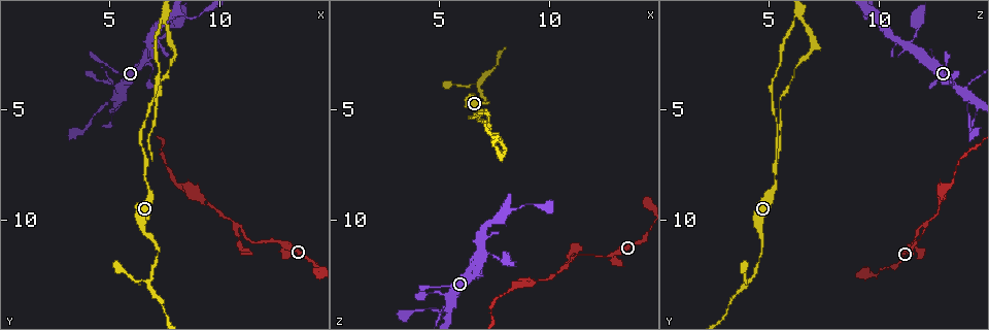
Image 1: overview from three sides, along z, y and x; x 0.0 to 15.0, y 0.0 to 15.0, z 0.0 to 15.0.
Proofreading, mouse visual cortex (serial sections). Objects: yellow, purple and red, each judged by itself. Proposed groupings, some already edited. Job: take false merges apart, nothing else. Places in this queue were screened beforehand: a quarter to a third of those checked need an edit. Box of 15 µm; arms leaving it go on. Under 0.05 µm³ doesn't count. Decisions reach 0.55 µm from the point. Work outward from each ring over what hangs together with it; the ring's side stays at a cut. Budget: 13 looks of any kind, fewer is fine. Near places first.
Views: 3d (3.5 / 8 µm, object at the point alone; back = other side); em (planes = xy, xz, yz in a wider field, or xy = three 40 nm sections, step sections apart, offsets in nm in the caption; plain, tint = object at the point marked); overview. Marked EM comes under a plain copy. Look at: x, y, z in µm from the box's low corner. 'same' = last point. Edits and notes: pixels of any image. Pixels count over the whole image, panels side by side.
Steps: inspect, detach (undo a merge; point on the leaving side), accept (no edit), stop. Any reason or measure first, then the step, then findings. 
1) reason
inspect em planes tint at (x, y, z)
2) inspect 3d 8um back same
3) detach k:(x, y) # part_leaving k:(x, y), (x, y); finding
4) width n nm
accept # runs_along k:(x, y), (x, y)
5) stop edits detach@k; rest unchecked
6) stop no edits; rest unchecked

three-way junction
inspect 3d 8um at (12.5, 11.1, 11.7)

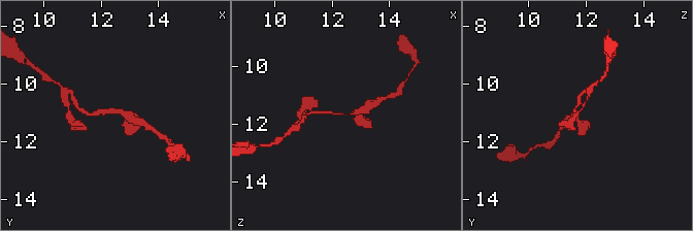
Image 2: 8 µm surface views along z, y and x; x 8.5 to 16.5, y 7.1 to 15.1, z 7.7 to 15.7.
arms 3; arm_widths 100, 250, 350 nm
inspect em xy step 3 tint at (12.5, 11.0, 11.8)

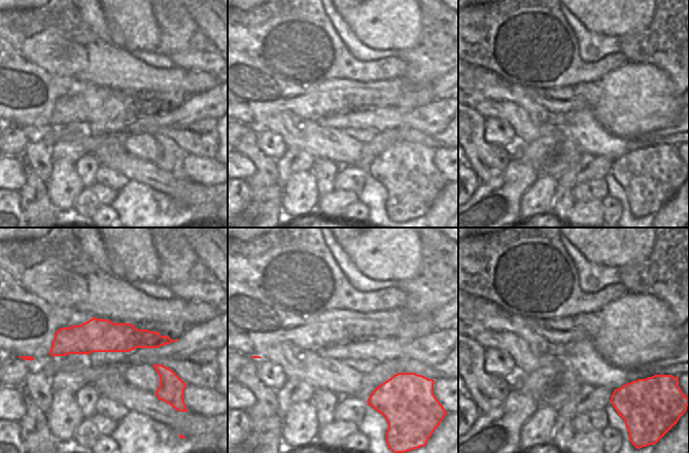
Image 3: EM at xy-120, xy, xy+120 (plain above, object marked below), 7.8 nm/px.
accept # runs_along 3:(168, 340), (77, 339), (53, 352); all the same cell

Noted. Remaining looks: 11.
a fork
inspect 3d 3.5um at (10.7, 10.2, 12.1)

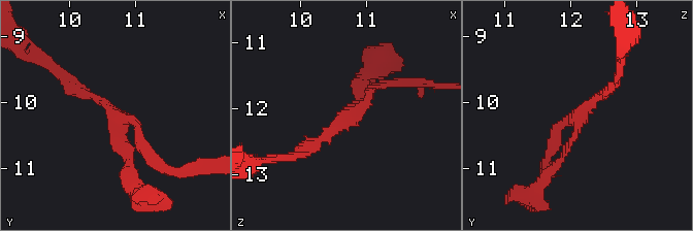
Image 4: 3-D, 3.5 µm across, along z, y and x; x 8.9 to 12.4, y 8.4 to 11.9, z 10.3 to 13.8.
arms 3; arm_widths 150, 150, 150 nm; shape alone is not enough
inspect em xy step 3 tint at (10.75, 10.20, 12.10)

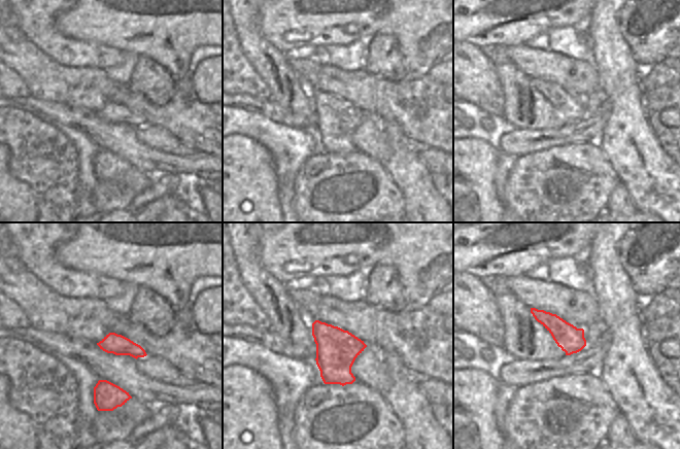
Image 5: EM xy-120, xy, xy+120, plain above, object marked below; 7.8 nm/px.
accept # runs_along 4:(155, 163), (130, 119), (69, 84); all the same cell

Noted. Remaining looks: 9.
a narrow waist
inspect 3d 3.5um at (6.9, 2.1, 11.4)

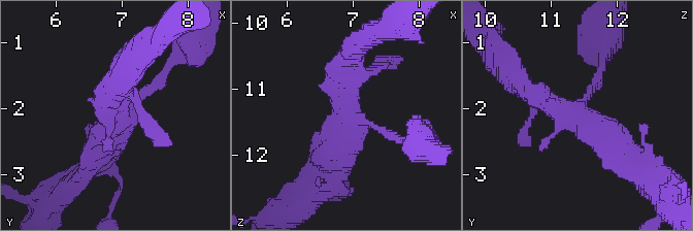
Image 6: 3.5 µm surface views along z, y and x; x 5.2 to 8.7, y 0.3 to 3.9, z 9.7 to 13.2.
inspect em planes tint at (6.85, 2.15, 11.40)

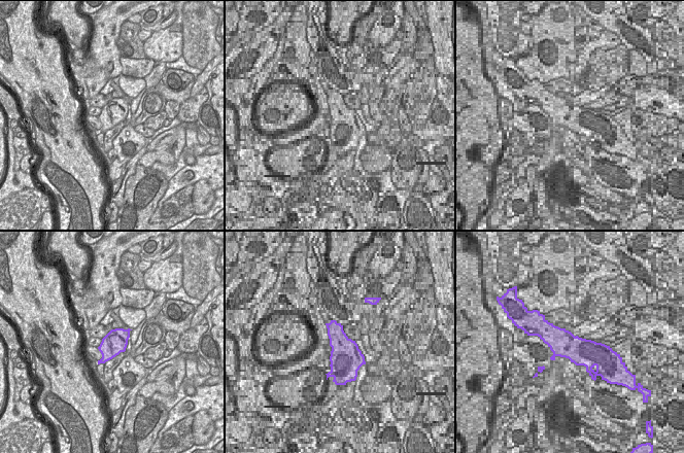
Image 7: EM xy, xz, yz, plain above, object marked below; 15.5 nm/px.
accept # runs_along 6:(631, 156), (523, 86); continuous, no second cell

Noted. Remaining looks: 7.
four or more arms meet
inspect 3d 3.5um at (5.3, 4.5, 14.0)

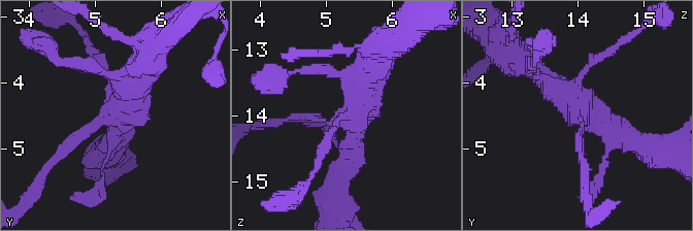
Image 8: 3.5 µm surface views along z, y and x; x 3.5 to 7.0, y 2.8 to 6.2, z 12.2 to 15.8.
inspect em xy step 1 tint at (5.35, 4.40, 14.05)

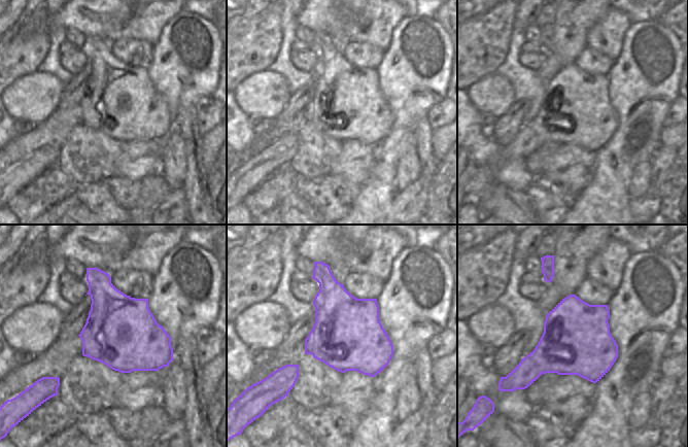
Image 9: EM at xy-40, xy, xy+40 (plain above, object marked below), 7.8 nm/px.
accept # runs_along 8:(137, 67), (131, 98), (65, 153); one cell here

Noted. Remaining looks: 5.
sudden change in width
inspect 3d 3.5um back at (6.6, 10.6, 4.6)

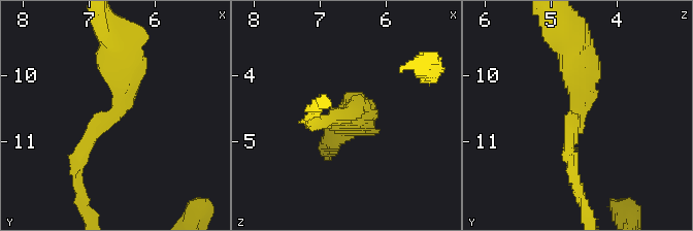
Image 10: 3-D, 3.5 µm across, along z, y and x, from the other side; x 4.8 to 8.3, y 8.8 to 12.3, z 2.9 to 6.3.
arm_widths 150, 500 nm
inspect em xy step 5 tint at (6.55, 10.50, 4.55)

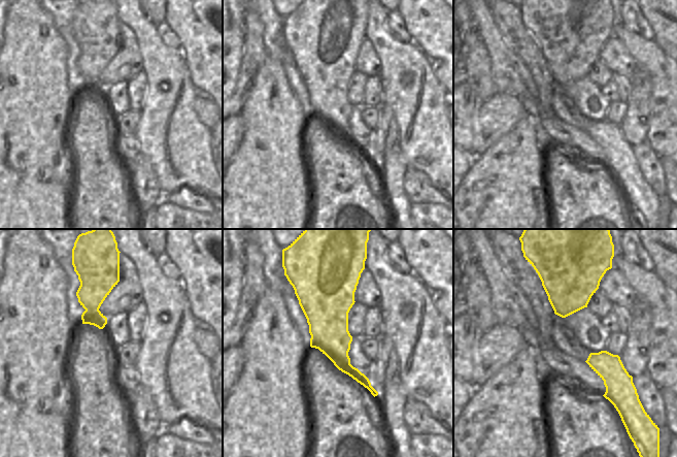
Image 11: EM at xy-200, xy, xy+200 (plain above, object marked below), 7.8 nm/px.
accept # runs_along 10:(116, 41), (122, 104), (77, 162); continuous, no second cell

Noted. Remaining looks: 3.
stop no edits; rest unchecked

